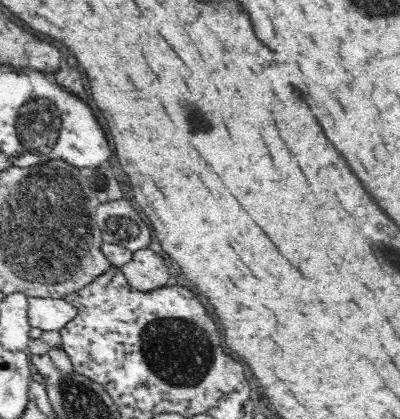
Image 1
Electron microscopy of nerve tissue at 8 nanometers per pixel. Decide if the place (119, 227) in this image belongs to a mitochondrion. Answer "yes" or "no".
yes

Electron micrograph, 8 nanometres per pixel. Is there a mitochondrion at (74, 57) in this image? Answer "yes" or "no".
no

